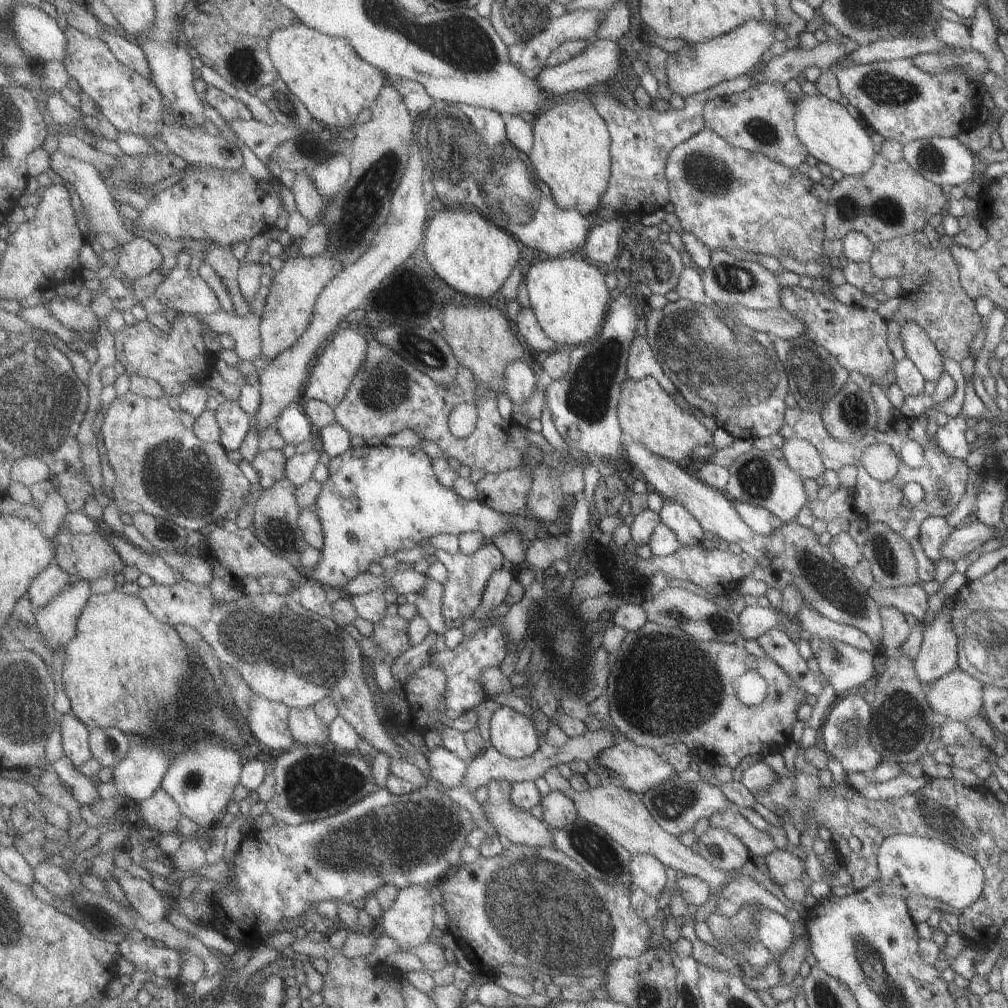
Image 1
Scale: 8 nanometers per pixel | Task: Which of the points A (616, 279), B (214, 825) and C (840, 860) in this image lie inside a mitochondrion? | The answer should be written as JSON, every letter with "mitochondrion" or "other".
{"A":"other","B":"other","C":"other"}

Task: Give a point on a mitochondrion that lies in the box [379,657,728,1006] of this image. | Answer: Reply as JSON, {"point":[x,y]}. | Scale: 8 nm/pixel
{"point":[538,908]}

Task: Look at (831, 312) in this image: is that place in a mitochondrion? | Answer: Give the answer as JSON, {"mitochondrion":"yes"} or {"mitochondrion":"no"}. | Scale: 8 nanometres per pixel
{"mitochondrion":"no"}

